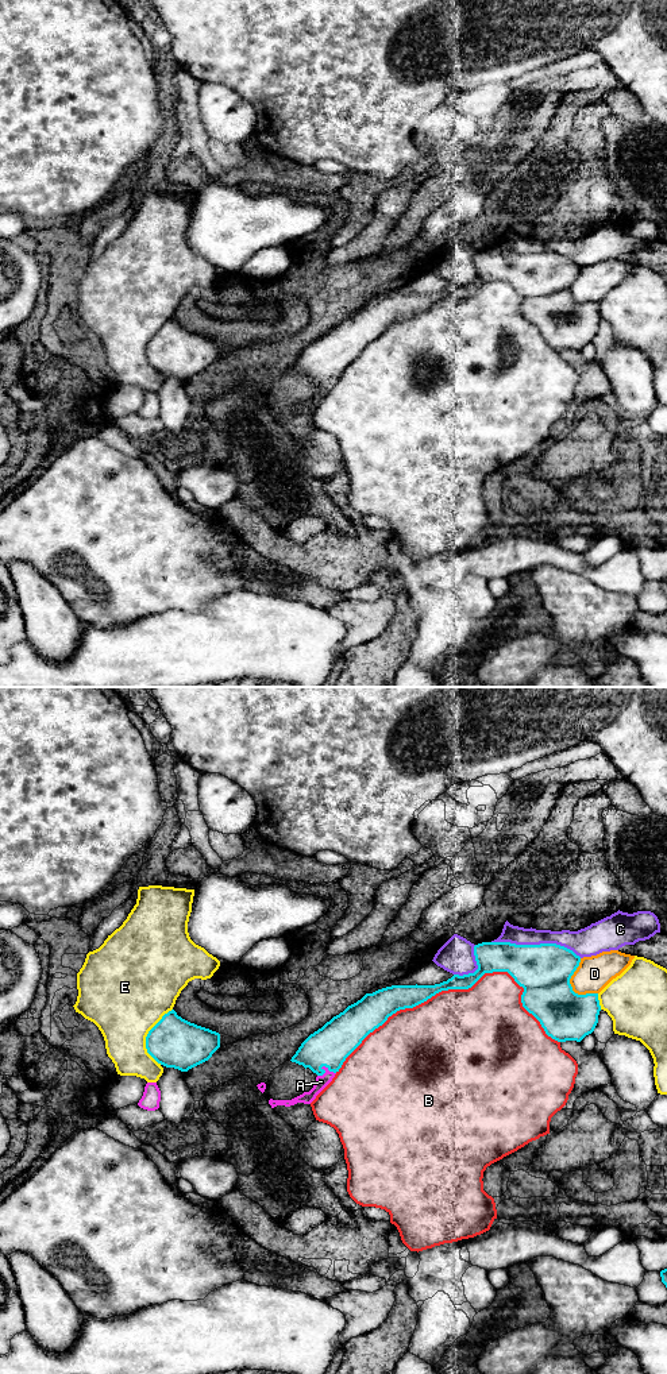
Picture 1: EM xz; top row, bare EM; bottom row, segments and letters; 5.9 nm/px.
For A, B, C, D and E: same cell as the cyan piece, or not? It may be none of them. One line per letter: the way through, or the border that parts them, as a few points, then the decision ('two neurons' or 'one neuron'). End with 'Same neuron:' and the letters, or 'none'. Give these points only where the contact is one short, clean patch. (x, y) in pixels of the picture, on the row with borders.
A: two neurons
B: two neurons
C: two neurons
D: two neurons
E: two neurons
Same neuron: none

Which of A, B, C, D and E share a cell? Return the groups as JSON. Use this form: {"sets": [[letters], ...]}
{"sets": [["A"], ["B"], ["C"], ["D"], ["E"]]}

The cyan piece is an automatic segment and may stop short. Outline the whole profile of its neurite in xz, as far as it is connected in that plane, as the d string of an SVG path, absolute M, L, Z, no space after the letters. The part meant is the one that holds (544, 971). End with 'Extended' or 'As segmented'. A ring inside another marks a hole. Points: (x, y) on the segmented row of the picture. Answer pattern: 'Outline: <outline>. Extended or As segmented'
Outline: M482 942L474 946L474 956L478 965L474 973L454 974L447 981L435 985L392 985L366 993L361 1000L348 1006L343 1012L311 1034L290 1061L302 1065L305 1069L309 1068L317 1076L325 1073L324 1066L336 1073L362 1041L397 1011L413 1008L442 991L469 989L485 973L493 972L508 972L524 988L521 995L523 1007L540 1022L545 1034L552 1039L558 1042L581 1042L594 1031L601 1011L598 993L578 995L572 991L570 979L581 962L581 957L572 950L556 943Z. As segmented

